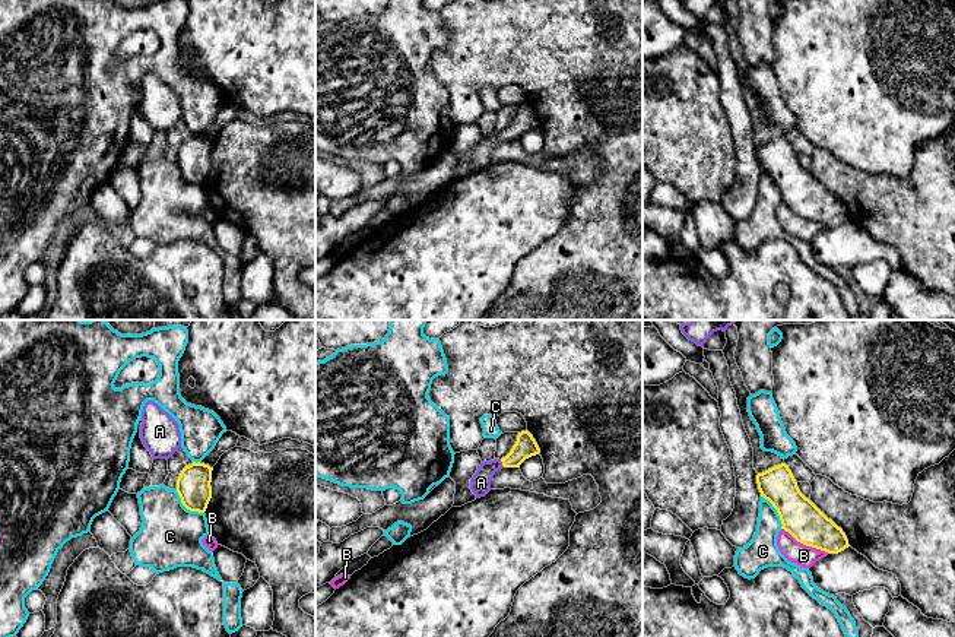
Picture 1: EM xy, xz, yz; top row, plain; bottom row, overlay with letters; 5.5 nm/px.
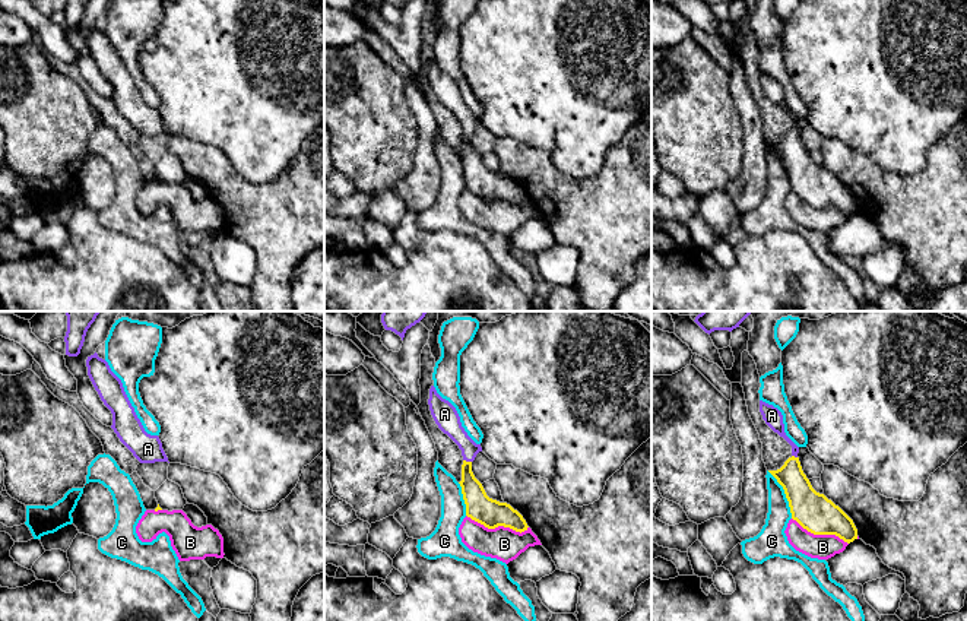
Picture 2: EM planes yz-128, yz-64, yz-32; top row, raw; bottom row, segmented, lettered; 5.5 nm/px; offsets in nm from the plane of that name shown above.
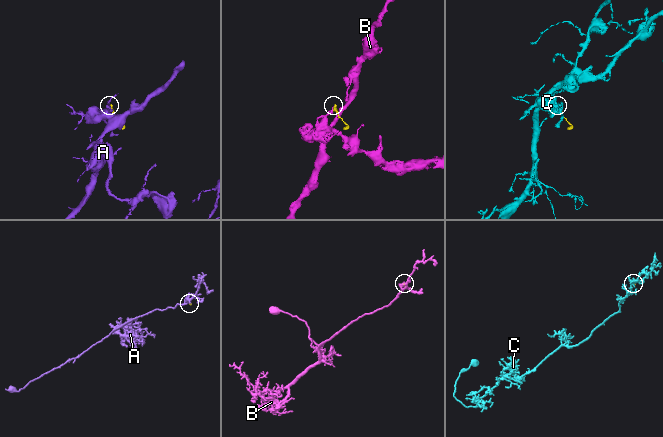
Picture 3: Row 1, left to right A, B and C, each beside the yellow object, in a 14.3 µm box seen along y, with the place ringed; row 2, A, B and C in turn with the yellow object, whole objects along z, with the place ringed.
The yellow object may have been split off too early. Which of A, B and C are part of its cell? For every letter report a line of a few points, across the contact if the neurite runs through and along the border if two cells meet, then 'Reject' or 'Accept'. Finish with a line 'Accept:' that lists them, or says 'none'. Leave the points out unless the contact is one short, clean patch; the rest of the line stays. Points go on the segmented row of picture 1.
A: Line: xz (526, 446), (513, 459), (503, 463), (481, 482). Accept
B: Line: yz (781, 528), (798, 541), (828, 552). Reject
C: Reject
Accept: A

